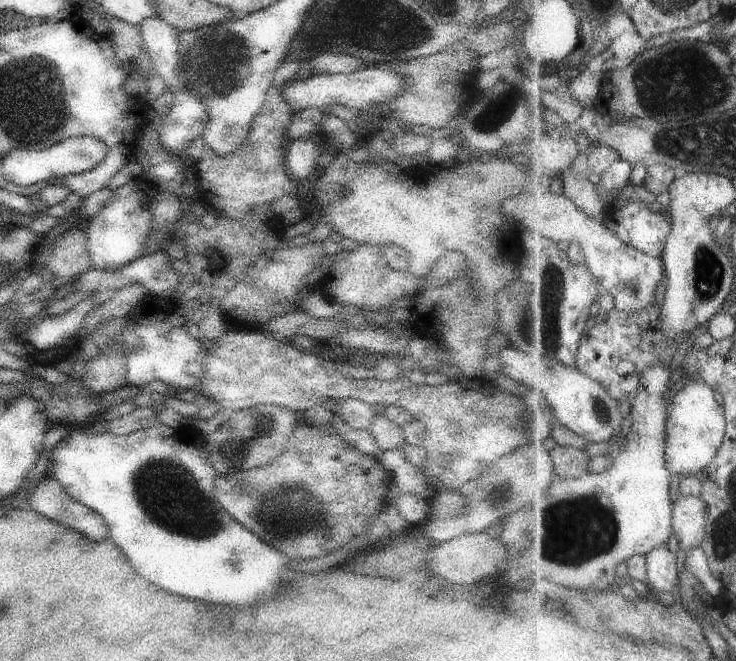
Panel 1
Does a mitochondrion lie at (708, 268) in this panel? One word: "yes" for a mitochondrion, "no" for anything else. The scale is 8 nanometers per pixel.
yes

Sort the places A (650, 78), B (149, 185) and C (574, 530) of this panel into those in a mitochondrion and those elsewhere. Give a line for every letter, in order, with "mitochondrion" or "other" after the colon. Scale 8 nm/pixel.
A: mitochondrion
B: other
C: mitochondrion

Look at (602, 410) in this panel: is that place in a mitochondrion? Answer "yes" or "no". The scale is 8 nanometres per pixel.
yes

